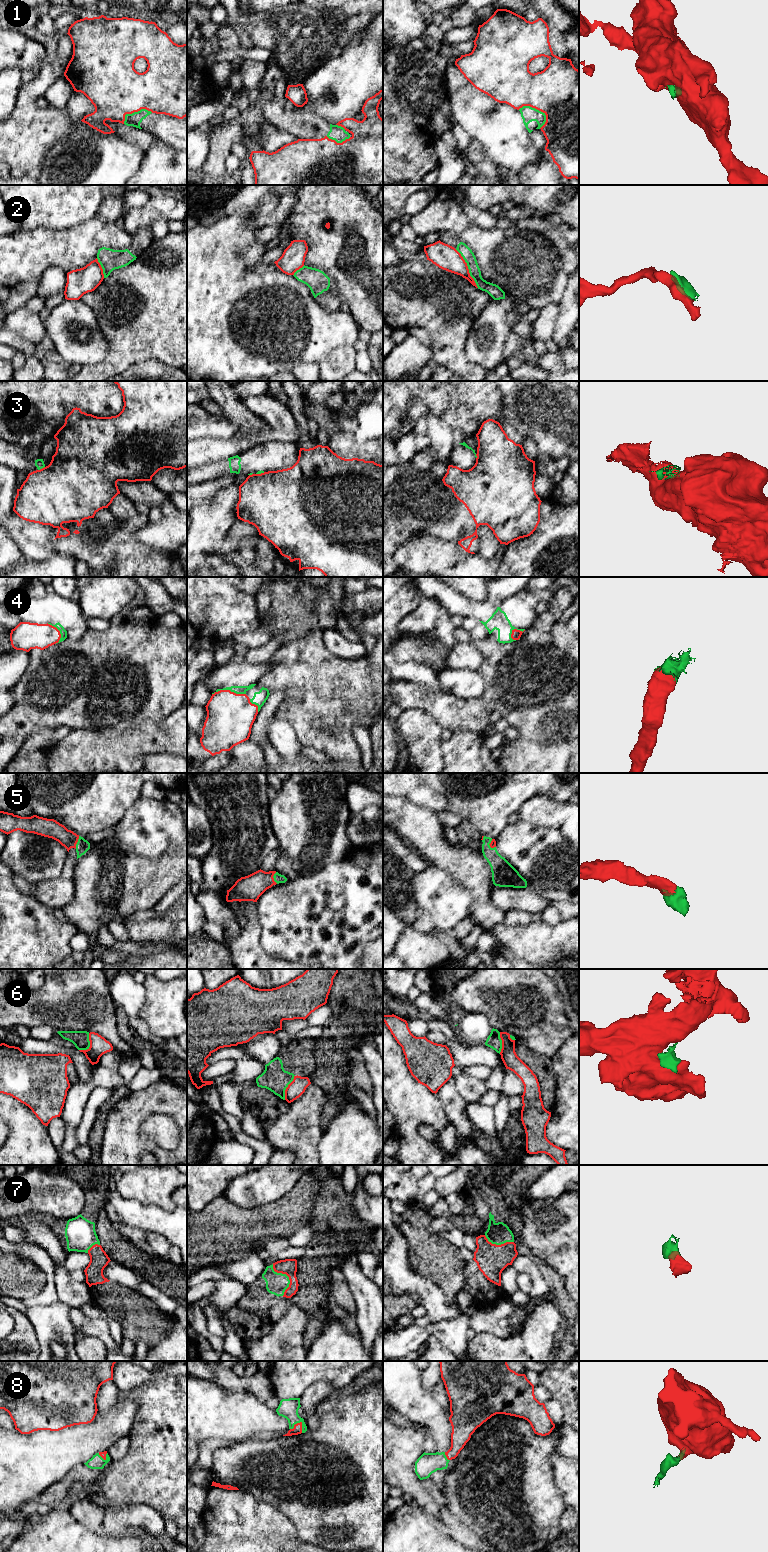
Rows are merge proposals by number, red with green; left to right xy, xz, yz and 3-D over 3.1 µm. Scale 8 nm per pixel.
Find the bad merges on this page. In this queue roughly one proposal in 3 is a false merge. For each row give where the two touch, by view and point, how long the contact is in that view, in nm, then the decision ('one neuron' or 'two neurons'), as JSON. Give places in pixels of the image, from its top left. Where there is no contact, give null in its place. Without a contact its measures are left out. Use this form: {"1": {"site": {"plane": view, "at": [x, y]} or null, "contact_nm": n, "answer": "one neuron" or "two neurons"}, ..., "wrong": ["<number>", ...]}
{"1": {"site": {"plane": "yz", "at": [535, 108]}, "contact_nm": 260, "answer": "two neurons"}, "2": {"site": {"plane": "yz", "at": [467, 268]}, "contact_nm": 360, "answer": "two neurons"}, "3": {"site": {"plane": "xy", "at": [42, 468]}, "contact_nm": 70, "answer": "two neurons"}, "4": {"site": {"plane": "xz", "at": [228, 690]}, "contact_nm": 280, "answer": "one neuron"}, "5": {"site": {"plane": "xy", "at": [76, 842]}, "contact_nm": 110, "answer": "one neuron"}, "6": {"site": {"plane": "xy", "at": [90, 1045]}, "contact_nm": 170, "answer": "two neurons"}, "7": {"site": {"plane": "xz", "at": [287, 1275]}, "contact_nm": 280, "answer": "one neuron"}, "8": {"site": {"plane": "xz", "at": [295, 1424]}, "contact_nm": 120, "answer": "one neuron"}, "wrong": ["1", "2", "3", "6"]}

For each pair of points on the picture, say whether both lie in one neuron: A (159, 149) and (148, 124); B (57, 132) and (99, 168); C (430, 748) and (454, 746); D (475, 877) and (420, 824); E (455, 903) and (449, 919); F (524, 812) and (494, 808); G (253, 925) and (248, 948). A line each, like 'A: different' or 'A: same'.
A: different
B: different
C: different
D: same
E: same
F: different
G: same

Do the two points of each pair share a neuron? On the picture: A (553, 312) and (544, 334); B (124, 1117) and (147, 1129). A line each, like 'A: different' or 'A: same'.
A: same
B: different

